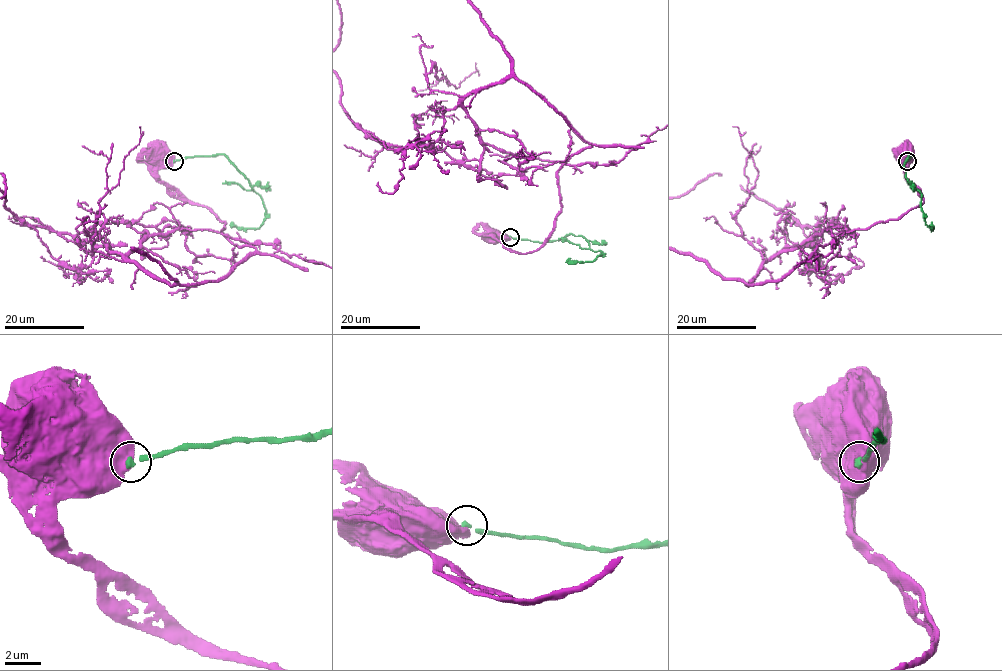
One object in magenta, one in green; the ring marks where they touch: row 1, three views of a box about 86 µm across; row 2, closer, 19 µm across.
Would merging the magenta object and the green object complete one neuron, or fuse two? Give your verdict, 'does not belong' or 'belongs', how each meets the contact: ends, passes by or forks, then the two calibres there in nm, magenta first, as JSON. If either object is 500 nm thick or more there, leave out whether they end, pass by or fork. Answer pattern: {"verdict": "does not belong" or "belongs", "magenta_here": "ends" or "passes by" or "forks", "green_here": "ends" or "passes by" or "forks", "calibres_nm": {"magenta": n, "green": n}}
{"verdict": "does not belong", "calibres_nm": {"magenta": 700, "green": 280}}

